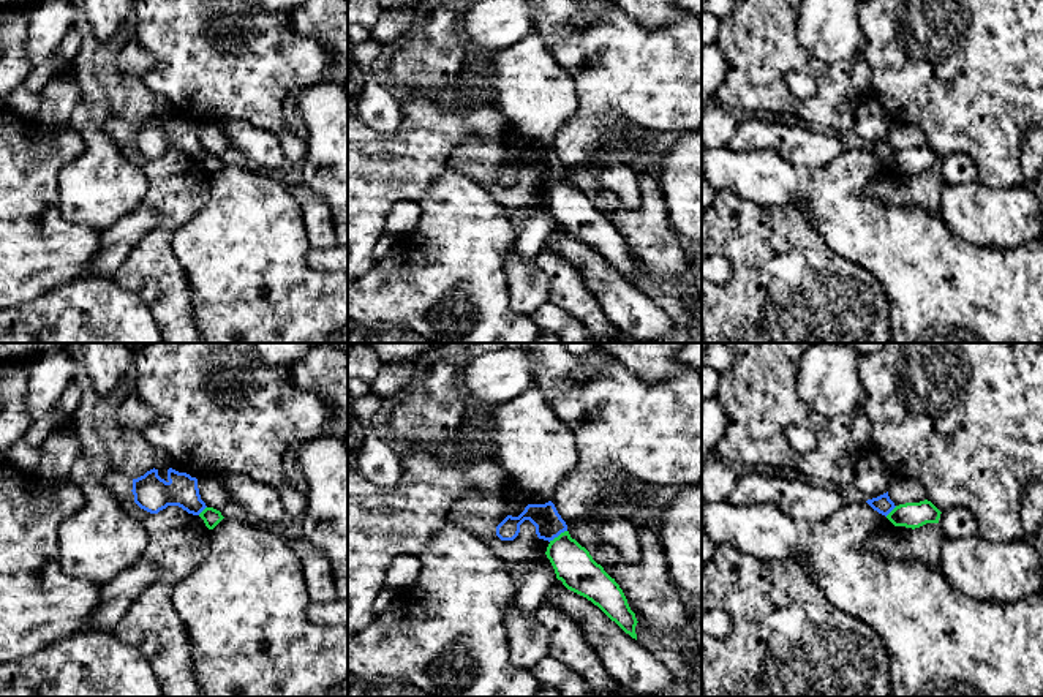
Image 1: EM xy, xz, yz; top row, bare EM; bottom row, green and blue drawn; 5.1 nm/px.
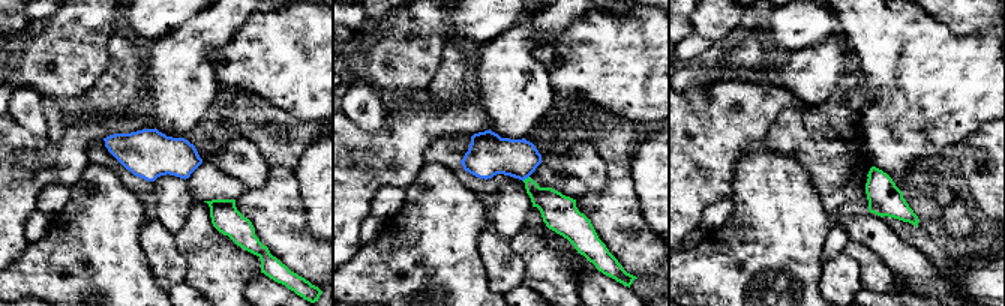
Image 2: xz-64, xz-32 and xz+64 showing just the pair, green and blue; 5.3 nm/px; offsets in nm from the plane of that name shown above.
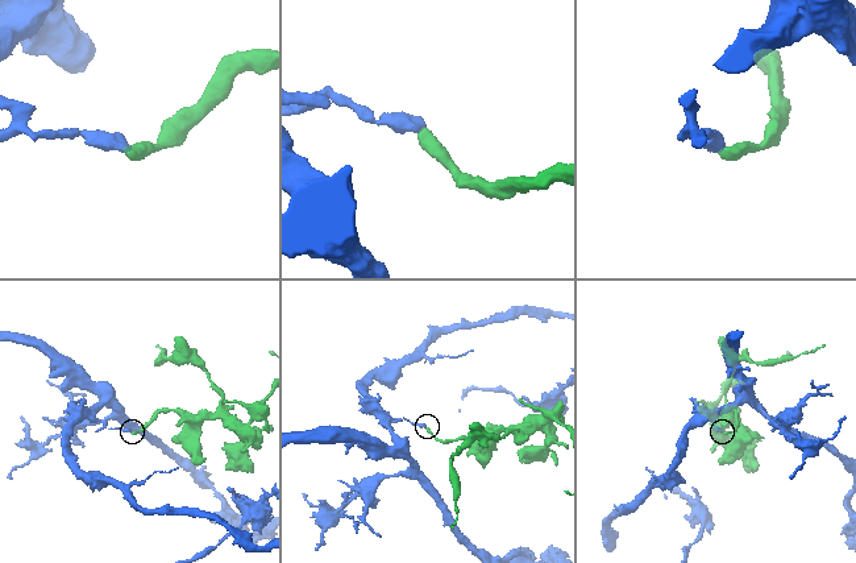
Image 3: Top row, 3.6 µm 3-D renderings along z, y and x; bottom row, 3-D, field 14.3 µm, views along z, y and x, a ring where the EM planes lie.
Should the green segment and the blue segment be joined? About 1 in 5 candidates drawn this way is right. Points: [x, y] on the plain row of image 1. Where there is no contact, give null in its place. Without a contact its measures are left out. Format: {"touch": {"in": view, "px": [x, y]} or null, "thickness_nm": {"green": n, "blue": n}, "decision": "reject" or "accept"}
{"touch": {"in": "xz", "px": [558, 182]}, "thickness_nm": {"green": 200, "blue": 140}, "decision": "reject"}

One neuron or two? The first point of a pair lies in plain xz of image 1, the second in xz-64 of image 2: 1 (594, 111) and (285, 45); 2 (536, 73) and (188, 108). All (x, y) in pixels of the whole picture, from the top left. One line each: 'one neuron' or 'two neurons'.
1: one neuron
2: one neuron

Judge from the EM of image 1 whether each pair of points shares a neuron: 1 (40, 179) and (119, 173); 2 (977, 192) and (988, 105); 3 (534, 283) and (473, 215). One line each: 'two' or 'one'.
1: two
2: two
3: two

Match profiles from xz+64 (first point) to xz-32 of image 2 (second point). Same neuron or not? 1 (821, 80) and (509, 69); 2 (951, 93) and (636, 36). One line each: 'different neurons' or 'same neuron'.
1: same neuron
2: same neuron

